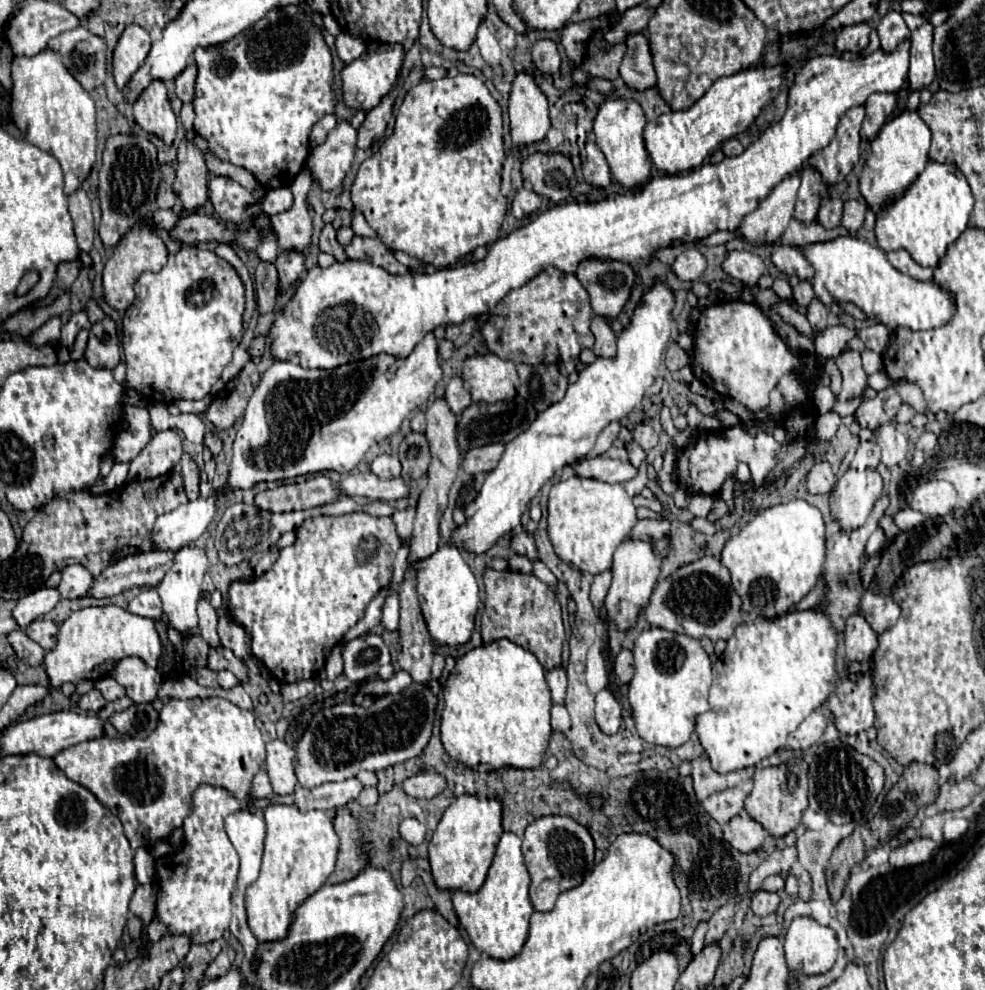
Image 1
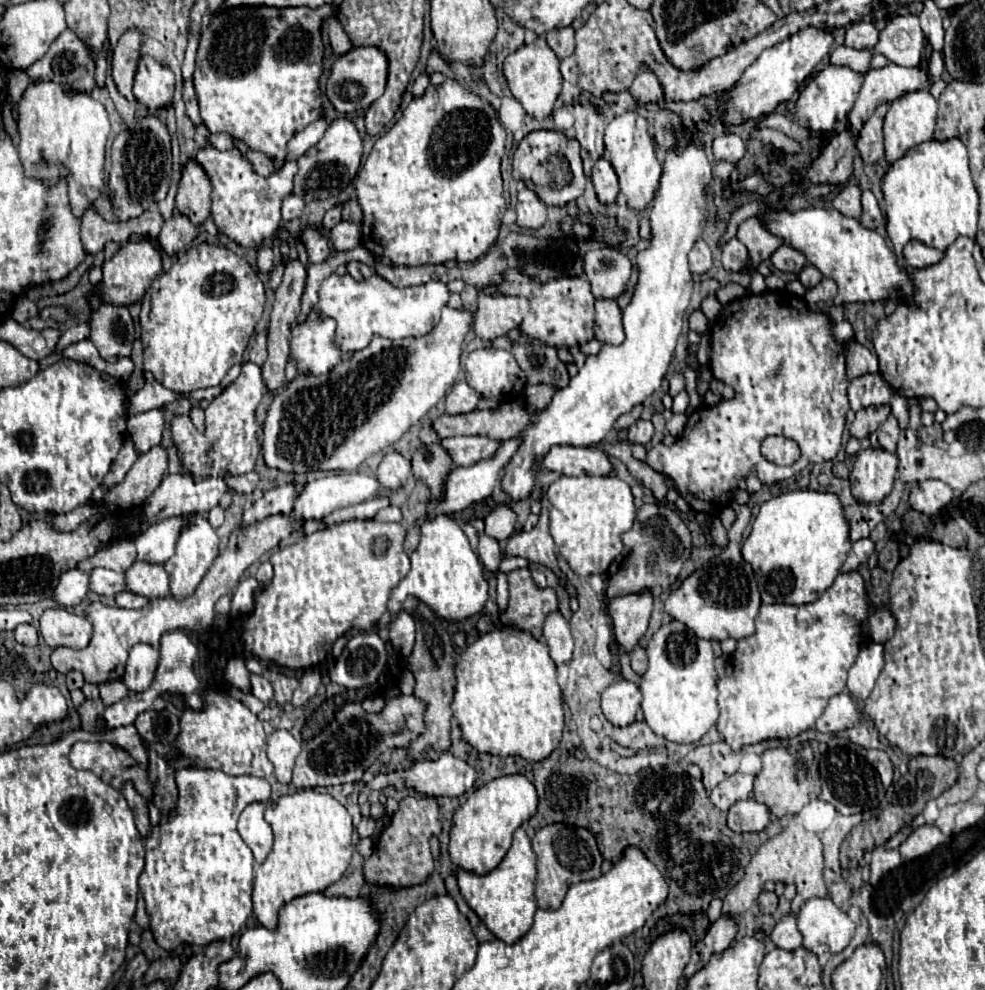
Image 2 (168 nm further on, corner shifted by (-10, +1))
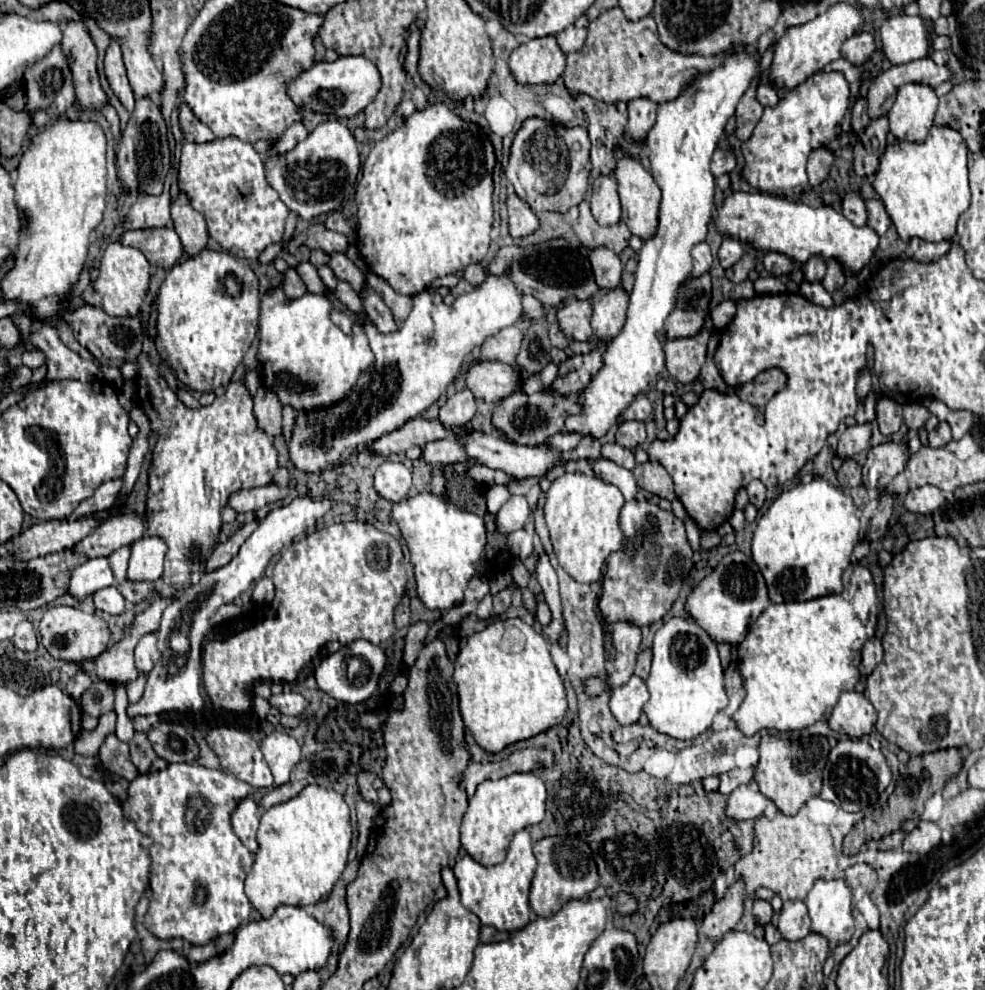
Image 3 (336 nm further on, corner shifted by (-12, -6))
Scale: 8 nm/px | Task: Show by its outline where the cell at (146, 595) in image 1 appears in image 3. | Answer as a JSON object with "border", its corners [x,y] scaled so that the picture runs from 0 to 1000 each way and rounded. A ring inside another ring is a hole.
{"border":[[[118,591],[106,593],[106,595],[97,597],[93,603],[95,603],[97,615],[102,615],[106,619],[122,621],[126,617],[126,605],[124,605],[124,601],[122,601],[122,597],[120,597]]]}

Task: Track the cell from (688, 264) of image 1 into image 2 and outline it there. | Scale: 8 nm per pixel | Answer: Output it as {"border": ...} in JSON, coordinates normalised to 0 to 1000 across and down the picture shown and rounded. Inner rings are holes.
{"border":[[[713,240],[707,242],[705,251],[698,257],[698,263],[701,263],[701,273],[705,277],[717,277],[723,271],[723,255]]]}

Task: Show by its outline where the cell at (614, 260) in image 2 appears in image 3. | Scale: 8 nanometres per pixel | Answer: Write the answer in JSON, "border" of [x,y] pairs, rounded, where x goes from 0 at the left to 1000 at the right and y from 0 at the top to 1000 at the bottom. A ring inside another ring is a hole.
{"border":[[[615,249],[601,252],[599,266],[601,266],[601,274],[603,274],[603,282],[607,290],[627,290],[629,288],[631,264],[623,254]]]}

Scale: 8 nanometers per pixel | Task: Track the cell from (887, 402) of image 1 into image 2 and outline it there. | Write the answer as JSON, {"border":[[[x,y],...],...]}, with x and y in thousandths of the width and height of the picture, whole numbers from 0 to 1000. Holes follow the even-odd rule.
{"border":[[[897,408],[897,410],[881,410],[881,412],[875,412],[869,416],[869,424],[863,428],[863,438],[867,442],[881,442],[881,438],[889,436],[895,426],[904,420],[904,410]]]}

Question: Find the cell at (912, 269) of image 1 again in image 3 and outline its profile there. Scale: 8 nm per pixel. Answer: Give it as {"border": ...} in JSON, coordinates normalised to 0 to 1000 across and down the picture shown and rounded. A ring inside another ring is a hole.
{"border":[[[924,241],[922,245],[922,252],[920,252],[920,260],[924,262],[930,262],[930,264],[936,264],[936,266],[944,266],[944,264],[950,264],[954,262],[956,258],[960,258],[964,252],[964,243],[954,243],[954,245],[944,245],[944,243],[938,243],[938,241]]]}

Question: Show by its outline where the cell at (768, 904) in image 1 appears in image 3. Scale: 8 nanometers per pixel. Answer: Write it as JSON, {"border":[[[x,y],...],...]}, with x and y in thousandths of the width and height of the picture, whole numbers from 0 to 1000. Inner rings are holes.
{"border":[[[765,908],[765,916],[763,916],[763,924],[768,928],[768,938],[765,938],[765,944],[768,946],[774,946],[776,944],[776,936],[782,932],[784,928],[784,914],[780,910],[772,910],[772,908]]]}

